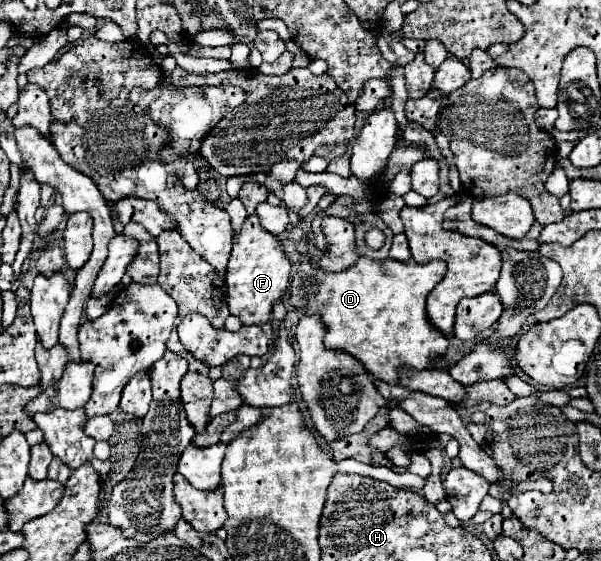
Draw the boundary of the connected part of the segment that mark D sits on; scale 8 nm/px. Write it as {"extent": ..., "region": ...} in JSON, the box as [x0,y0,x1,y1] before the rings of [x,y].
{"extent":[291,256,449,384],"region":[[[307,256],[300,259],[299,264],[293,268],[291,276],[291,304],[297,308],[299,314],[303,312],[319,312],[323,316],[323,322],[327,324],[327,334],[325,334],[325,346],[327,348],[337,348],[353,354],[363,362],[367,372],[371,372],[375,378],[387,382],[387,384],[399,384],[399,370],[425,370],[431,366],[431,360],[435,356],[443,356],[449,348],[449,338],[431,324],[427,318],[425,310],[425,300],[431,288],[435,288],[443,276],[445,276],[445,262],[443,260],[433,260],[429,264],[417,264],[417,262],[407,262],[401,264],[397,260],[369,260],[361,258],[355,268],[345,270],[345,272],[325,272],[325,270],[315,270],[311,268]]]}

